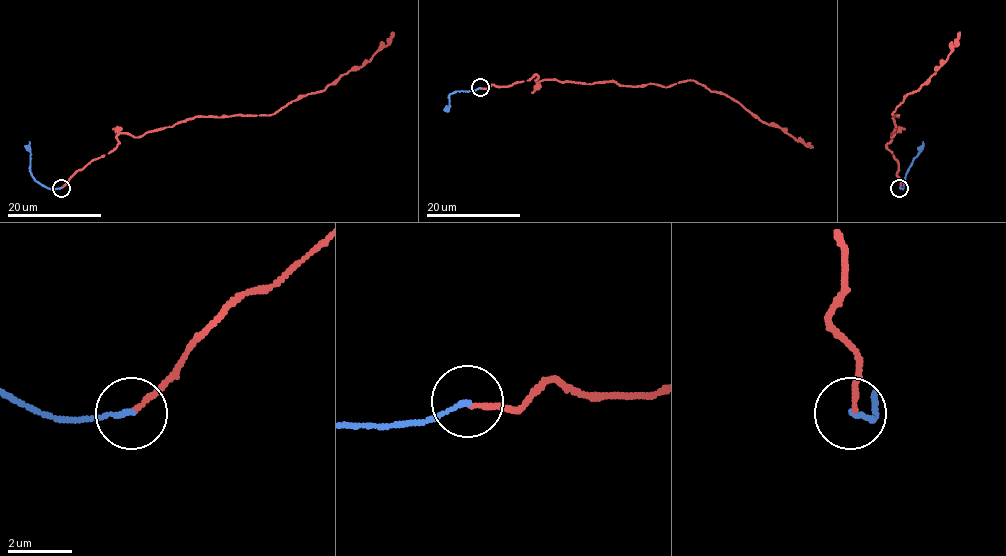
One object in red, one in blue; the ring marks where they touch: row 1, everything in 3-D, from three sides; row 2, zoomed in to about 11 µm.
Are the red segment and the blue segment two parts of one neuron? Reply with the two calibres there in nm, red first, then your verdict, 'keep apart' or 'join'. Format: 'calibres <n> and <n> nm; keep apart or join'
calibres 150 and 140 nm; keep apart

